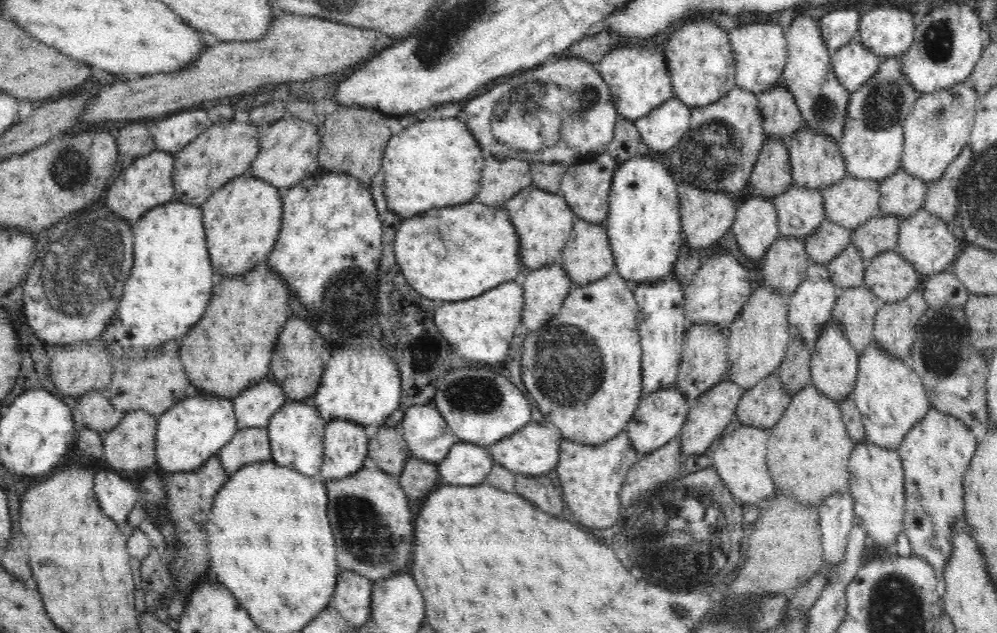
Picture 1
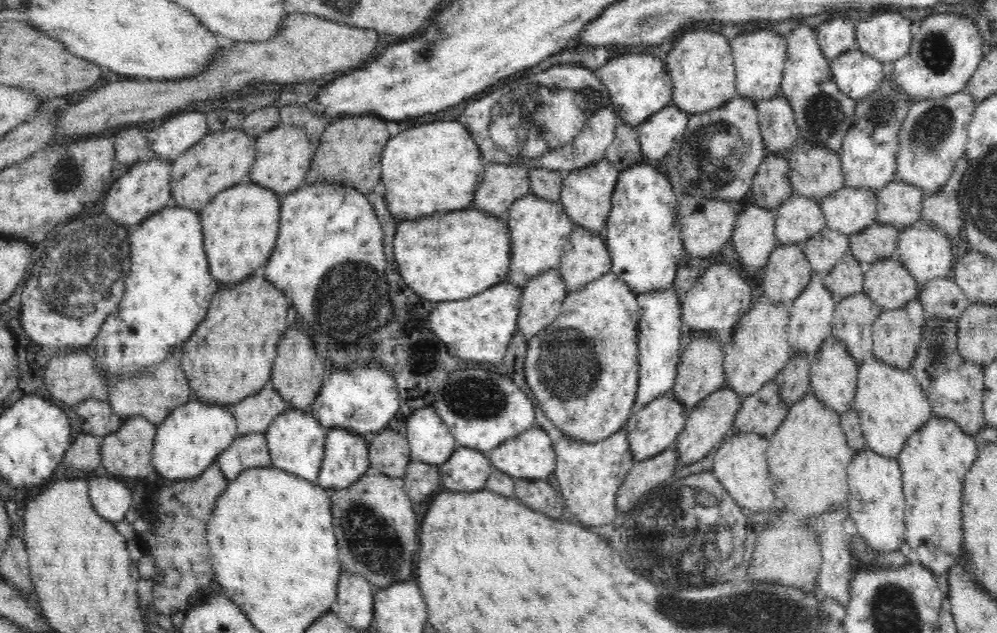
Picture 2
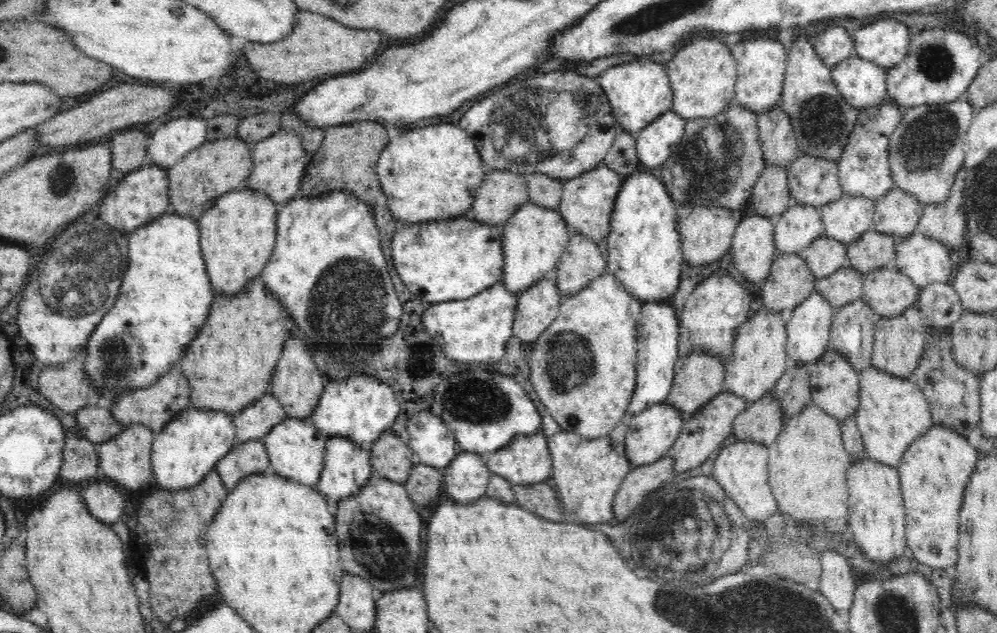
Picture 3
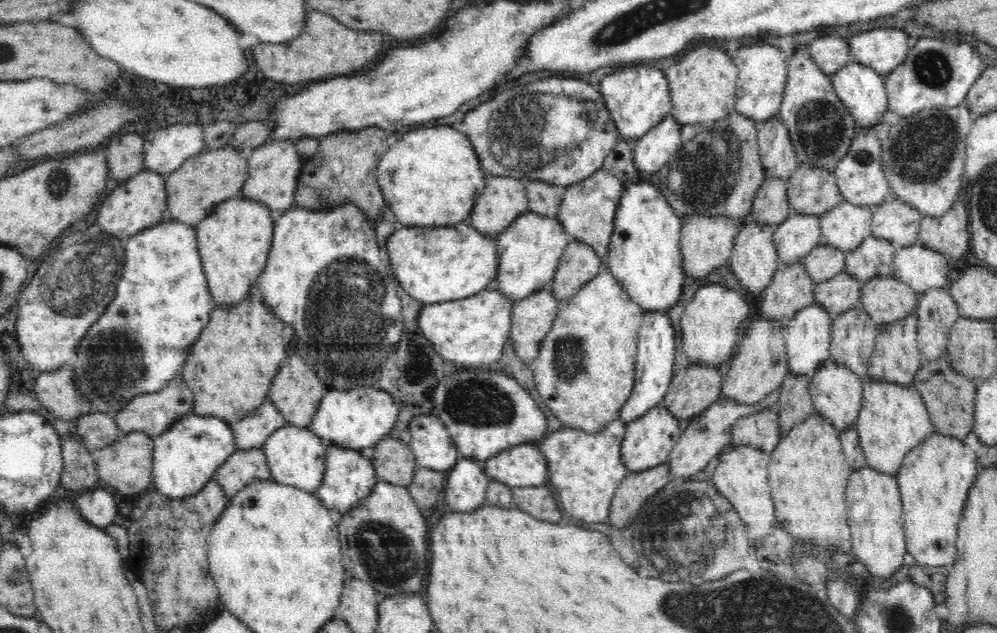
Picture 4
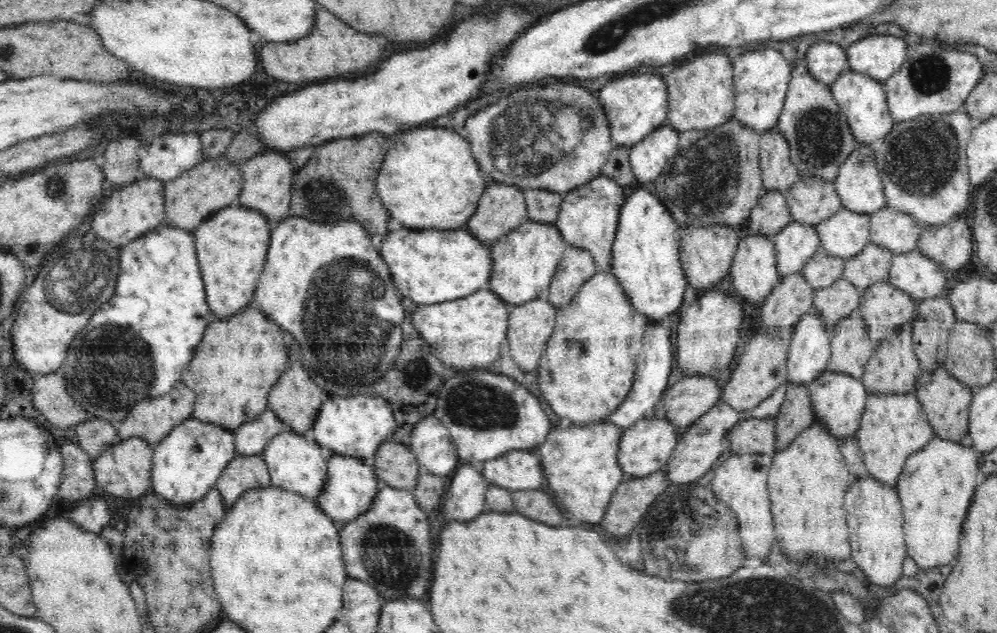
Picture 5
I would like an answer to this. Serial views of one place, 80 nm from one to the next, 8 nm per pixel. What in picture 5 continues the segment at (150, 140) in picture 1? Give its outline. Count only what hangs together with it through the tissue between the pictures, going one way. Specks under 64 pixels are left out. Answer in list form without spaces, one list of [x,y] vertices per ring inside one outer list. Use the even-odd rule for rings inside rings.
[[[122,138],[108,144],[102,168],[107,188],[120,188],[144,177],[139,167],[138,148],[140,142],[136,138]]]

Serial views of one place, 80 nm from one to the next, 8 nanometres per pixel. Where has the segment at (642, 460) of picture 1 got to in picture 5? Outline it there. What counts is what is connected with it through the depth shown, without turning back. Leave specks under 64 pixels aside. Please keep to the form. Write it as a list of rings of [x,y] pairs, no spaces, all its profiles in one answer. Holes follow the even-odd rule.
[[[665,470],[653,472],[652,475],[642,478],[622,481],[606,508],[601,526],[610,534],[614,534],[614,538],[624,538],[628,532],[635,530],[647,508],[667,490],[668,485]]]

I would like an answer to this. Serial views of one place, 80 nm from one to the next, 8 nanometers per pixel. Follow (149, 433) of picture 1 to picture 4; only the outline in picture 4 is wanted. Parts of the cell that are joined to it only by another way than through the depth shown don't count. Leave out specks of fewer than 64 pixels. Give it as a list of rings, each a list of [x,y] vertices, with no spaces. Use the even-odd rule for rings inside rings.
[[[130,432],[104,448],[93,450],[98,475],[97,487],[118,492],[122,496],[140,496],[152,484],[153,438],[144,432]]]

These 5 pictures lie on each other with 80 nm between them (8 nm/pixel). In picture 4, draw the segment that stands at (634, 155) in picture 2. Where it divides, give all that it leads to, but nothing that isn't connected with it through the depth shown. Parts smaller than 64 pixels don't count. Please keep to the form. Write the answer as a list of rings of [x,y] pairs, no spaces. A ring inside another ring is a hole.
[[[619,137],[612,152],[606,156],[602,168],[614,174],[623,183],[642,181],[642,174],[638,172],[638,167],[634,163],[635,139],[624,139]]]

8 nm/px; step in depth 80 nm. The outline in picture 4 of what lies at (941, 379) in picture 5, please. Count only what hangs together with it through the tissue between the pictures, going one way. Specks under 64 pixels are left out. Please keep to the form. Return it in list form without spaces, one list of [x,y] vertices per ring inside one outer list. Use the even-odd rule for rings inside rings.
[[[944,357],[923,362],[914,376],[912,385],[920,392],[935,431],[962,441],[975,430],[974,406],[976,406],[977,384],[978,381],[953,370],[948,358]]]

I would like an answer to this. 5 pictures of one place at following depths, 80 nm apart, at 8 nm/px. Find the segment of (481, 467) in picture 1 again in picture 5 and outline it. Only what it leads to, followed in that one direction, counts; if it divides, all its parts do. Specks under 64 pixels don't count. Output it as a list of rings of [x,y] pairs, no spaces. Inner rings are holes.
[[[461,463],[450,475],[442,508],[450,521],[474,520],[486,511],[486,494],[490,484],[478,465]]]

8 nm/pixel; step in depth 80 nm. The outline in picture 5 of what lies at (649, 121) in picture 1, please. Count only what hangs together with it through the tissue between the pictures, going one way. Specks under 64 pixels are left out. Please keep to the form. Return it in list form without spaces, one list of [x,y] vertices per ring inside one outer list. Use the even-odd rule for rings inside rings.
[[[666,122],[630,149],[629,160],[636,178],[650,182],[662,174],[669,158],[678,150],[679,132]]]

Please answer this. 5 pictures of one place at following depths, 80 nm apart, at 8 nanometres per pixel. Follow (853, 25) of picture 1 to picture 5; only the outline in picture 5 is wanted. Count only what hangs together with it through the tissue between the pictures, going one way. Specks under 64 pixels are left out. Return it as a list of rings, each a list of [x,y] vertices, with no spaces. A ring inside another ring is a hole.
[[[817,42],[810,46],[805,62],[810,75],[828,86],[844,71],[850,71],[846,49],[836,42]]]

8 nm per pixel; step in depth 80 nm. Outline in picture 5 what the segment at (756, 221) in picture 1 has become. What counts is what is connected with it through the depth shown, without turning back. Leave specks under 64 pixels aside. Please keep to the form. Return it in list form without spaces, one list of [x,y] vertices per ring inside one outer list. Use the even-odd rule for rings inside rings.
[[[741,233],[731,271],[733,285],[748,302],[758,304],[779,282],[771,237]]]

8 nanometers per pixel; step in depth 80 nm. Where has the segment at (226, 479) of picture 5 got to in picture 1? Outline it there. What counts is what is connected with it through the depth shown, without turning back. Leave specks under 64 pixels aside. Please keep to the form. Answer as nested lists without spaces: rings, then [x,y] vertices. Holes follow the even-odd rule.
[[[267,428],[239,429],[219,450],[218,455],[228,475],[238,471],[245,464],[272,459]]]

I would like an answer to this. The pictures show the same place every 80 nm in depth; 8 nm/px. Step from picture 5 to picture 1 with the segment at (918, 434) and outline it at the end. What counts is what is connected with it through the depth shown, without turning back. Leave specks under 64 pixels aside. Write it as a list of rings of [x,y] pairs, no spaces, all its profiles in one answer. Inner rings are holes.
[[[876,340],[860,352],[859,372],[851,398],[863,416],[866,441],[884,447],[897,449],[904,436],[927,415],[930,408],[922,379],[910,368],[907,360],[893,358],[888,351],[882,351]]]

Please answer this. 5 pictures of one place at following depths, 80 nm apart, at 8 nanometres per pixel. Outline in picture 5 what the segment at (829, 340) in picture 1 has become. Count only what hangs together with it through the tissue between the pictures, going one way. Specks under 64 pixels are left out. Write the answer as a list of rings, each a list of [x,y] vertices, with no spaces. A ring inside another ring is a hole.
[[[826,371],[805,386],[809,393],[816,422],[827,428],[830,435],[834,435],[838,442],[841,443],[858,432],[868,394],[862,378],[854,379],[852,376],[840,372]]]

